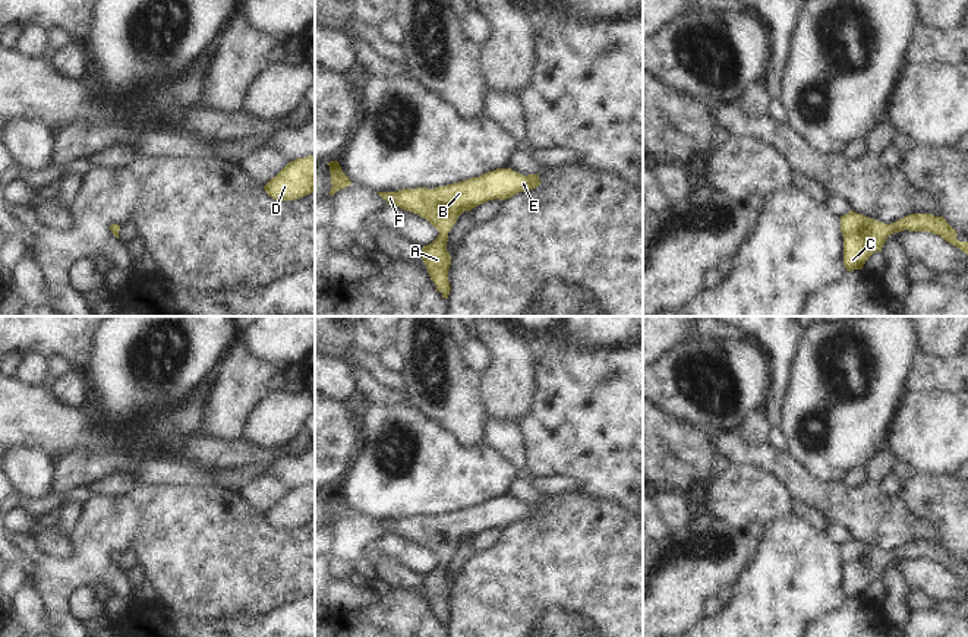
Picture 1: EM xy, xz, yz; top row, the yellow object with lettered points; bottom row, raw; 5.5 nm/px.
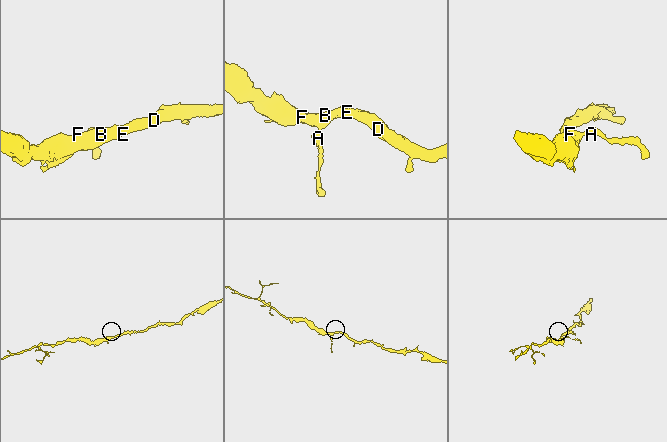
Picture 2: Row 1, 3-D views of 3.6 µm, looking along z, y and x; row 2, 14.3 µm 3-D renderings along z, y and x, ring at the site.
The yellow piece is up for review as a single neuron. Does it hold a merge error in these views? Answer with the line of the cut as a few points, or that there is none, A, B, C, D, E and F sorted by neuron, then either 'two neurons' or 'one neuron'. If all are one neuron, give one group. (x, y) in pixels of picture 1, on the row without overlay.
no cut; A B C D E F; one neuron

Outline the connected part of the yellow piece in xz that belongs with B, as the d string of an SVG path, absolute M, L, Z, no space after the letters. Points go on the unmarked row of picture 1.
M496 496L488 499L479 505L472 505L458 511L439 514L435 517L417 515L417 517L403 517L398 520L378 520L378 523L388 530L388 533L400 534L401 537L410 539L428 548L438 559L438 565L422 575L422 587L428 596L431 608L436 614L436 619L442 621L444 627L450 622L448 597L451 593L451 584L447 580L448 561L455 552L457 546L464 539L472 539L480 532L488 529L501 527L505 529L518 520L532 518L540 513L537 502L523 504L511 496Z

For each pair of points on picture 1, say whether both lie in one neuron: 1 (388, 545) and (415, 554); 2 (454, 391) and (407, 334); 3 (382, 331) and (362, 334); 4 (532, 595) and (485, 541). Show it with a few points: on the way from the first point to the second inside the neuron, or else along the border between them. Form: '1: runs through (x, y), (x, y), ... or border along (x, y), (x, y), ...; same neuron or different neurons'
1: runs through (394, 546), (409, 554); same neuron
2: runs through (432, 406), (418, 396), (407, 359); same neuron
3: runs through (378, 331), (366, 334); same neuron
4: border along (504, 529), (486, 548), (473, 554); different neurons

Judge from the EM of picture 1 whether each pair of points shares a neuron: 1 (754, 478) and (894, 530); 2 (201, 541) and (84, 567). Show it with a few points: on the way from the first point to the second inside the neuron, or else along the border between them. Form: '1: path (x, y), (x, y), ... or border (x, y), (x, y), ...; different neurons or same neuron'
1: border (762, 469), (772, 473), (787, 488), (792, 500); different neurons
2: path (172, 538), (113, 538); same neuron

